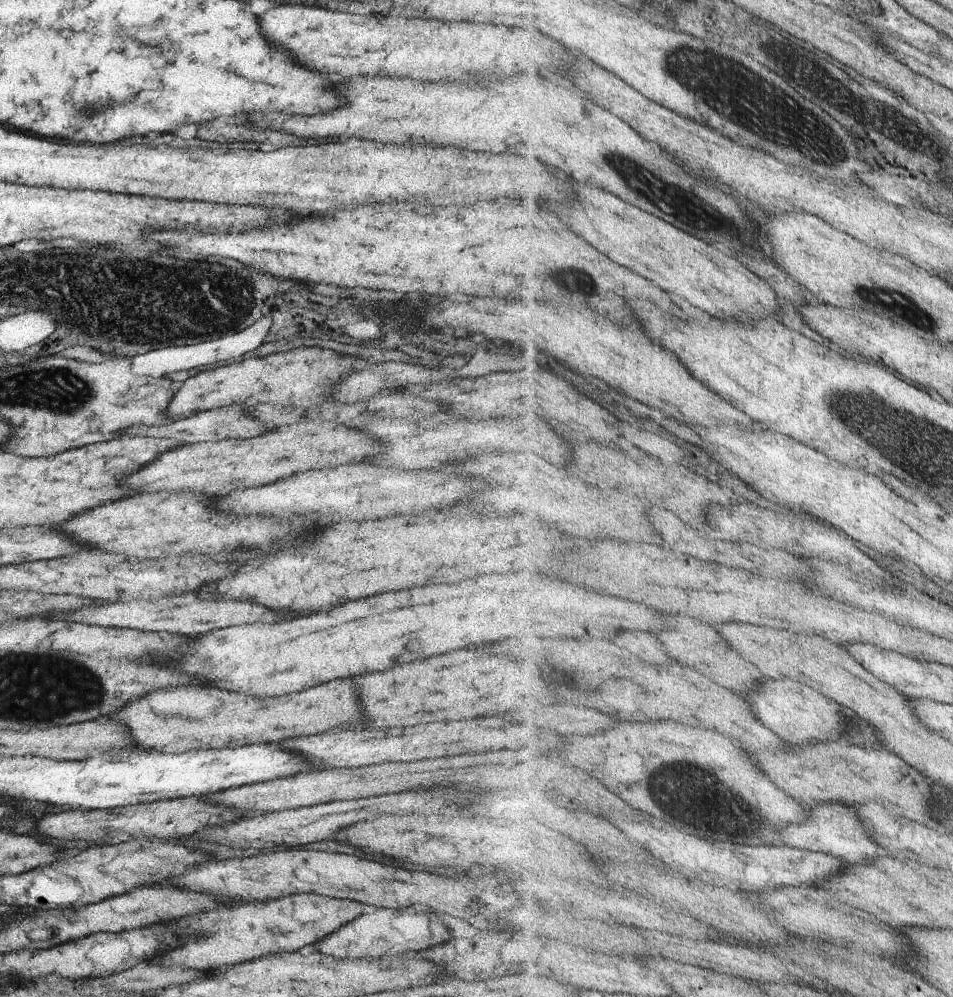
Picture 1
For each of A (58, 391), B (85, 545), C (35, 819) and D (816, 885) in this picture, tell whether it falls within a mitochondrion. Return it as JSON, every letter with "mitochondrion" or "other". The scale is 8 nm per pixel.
{"A":"mitochondrion","B":"other","C":"other","D":"other"}

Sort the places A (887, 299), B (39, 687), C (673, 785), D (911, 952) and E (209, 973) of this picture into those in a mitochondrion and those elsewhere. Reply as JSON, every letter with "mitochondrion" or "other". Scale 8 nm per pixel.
{"A":"mitochondrion","B":"mitochondrion","C":"mitochondrion","D":"other","E":"other"}

